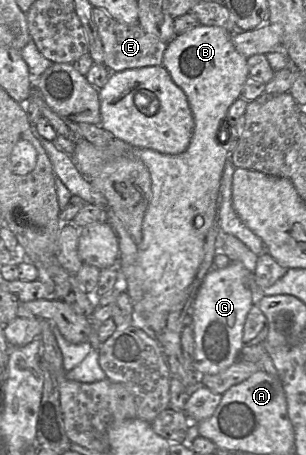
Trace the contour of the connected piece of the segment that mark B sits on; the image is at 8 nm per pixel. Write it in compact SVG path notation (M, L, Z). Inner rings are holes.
M199 26L177 35L168 43L163 66L174 83L186 94L194 119L194 131L188 148L177 155L167 155L147 148L135 148L134 155L147 167L151 177L151 200L142 223L142 240L137 245L138 259L144 273L144 326L150 333L158 334L166 328L167 318L176 299L193 282L204 257L207 233L218 214L218 196L228 151L223 146L220 124L226 122L230 106L241 97L249 71L247 59L234 47L232 33L217 26ZM196 216L203 218L203 225L196 228Z

